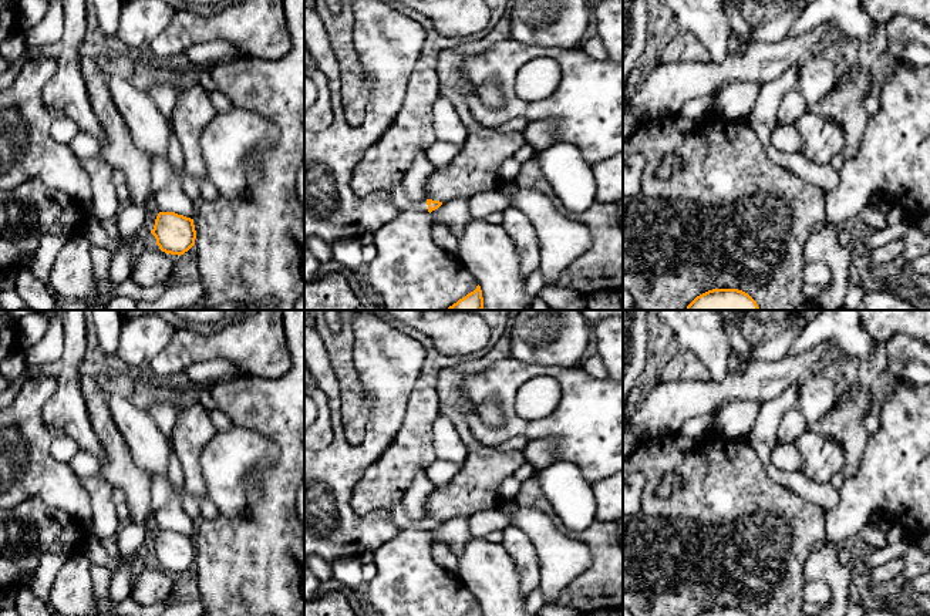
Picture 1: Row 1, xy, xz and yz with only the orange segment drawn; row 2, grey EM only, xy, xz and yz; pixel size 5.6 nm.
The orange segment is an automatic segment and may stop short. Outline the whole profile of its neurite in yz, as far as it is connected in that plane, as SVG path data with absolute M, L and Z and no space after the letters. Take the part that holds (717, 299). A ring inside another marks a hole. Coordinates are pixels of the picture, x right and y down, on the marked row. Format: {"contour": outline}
{"contour": "M712 289L697 296L687 310L759 310L757 302L738 289Z"}

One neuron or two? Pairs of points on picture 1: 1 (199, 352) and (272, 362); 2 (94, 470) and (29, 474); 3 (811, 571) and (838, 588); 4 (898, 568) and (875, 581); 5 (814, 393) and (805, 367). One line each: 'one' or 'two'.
1: one
2: two
3: one
4: one
5: two

